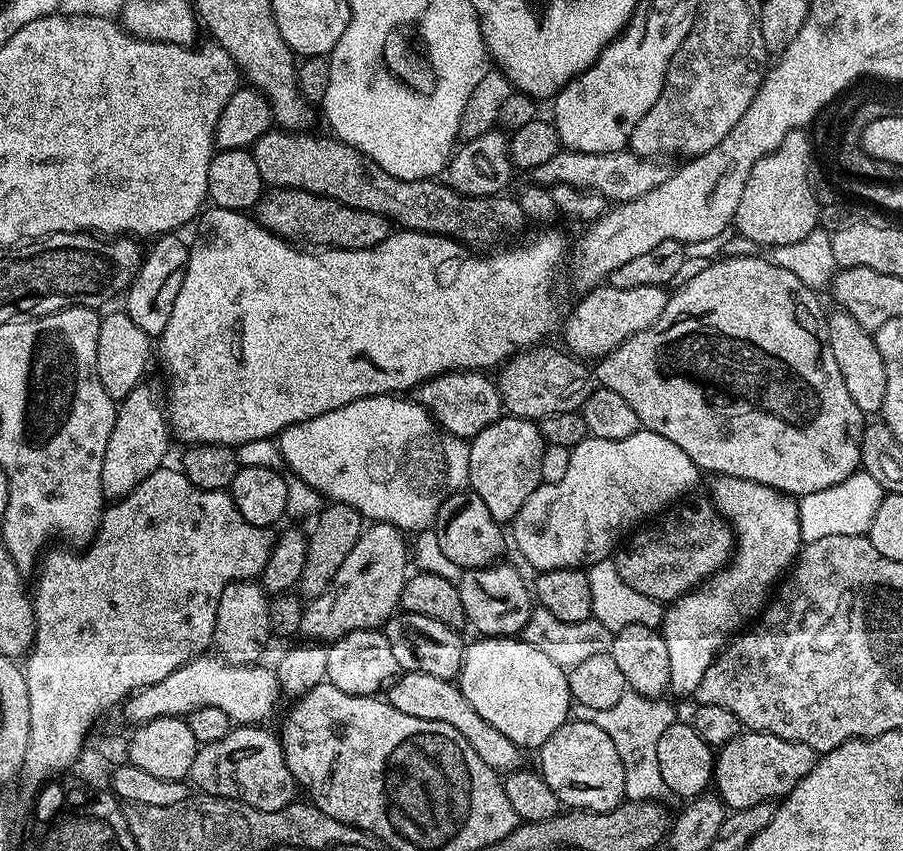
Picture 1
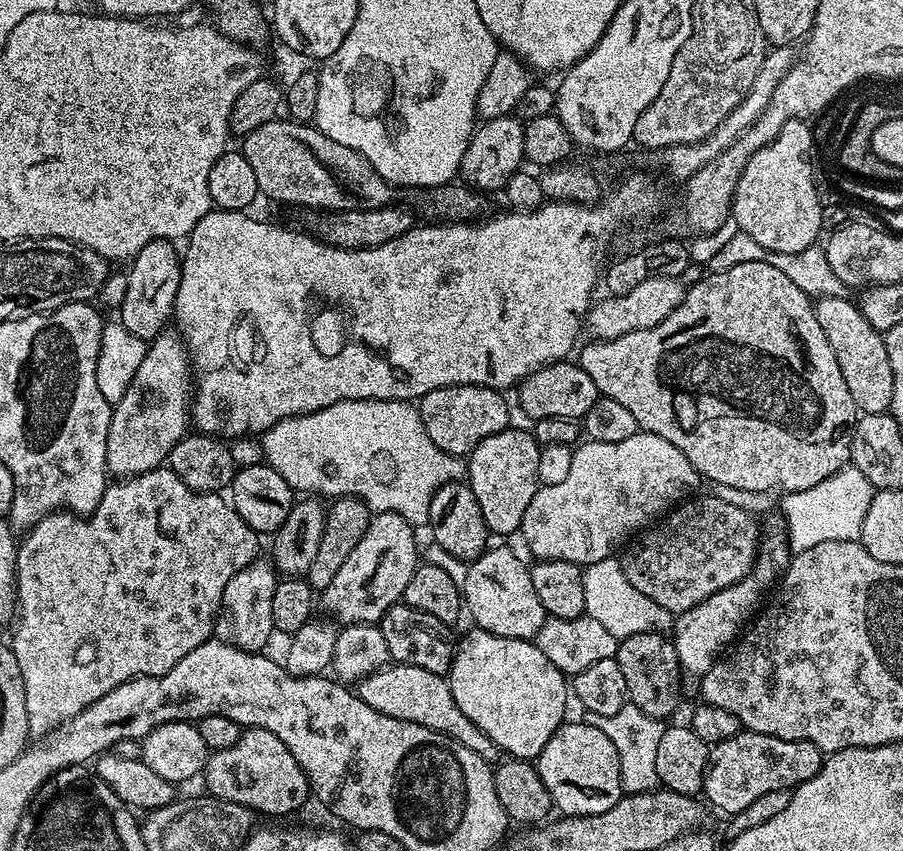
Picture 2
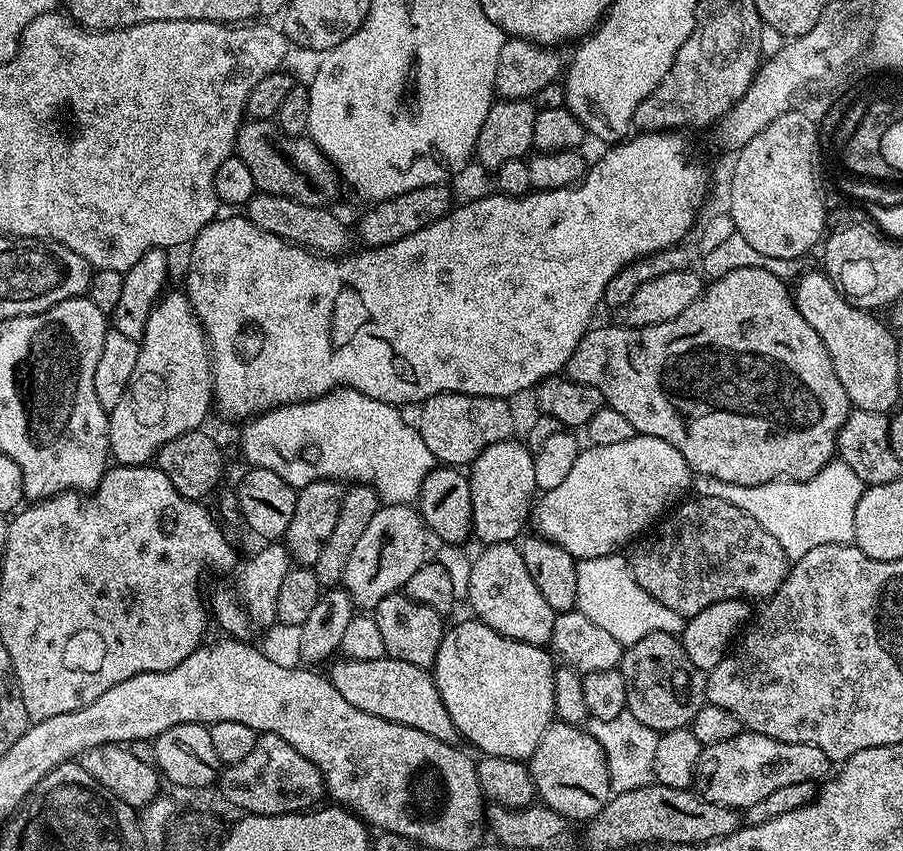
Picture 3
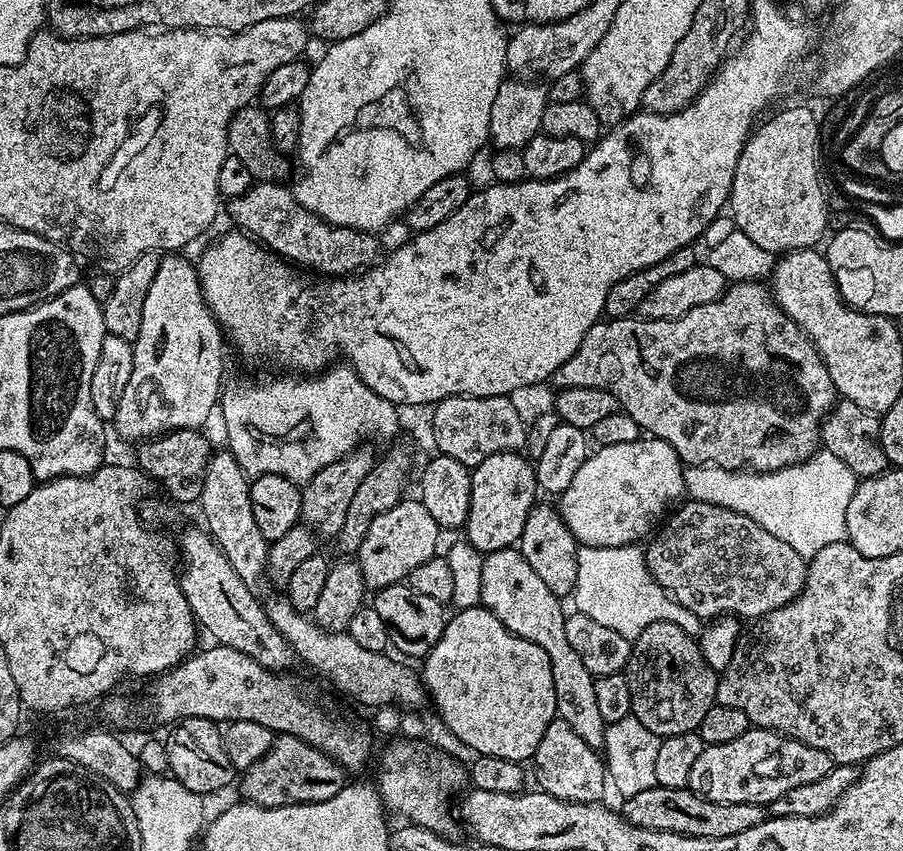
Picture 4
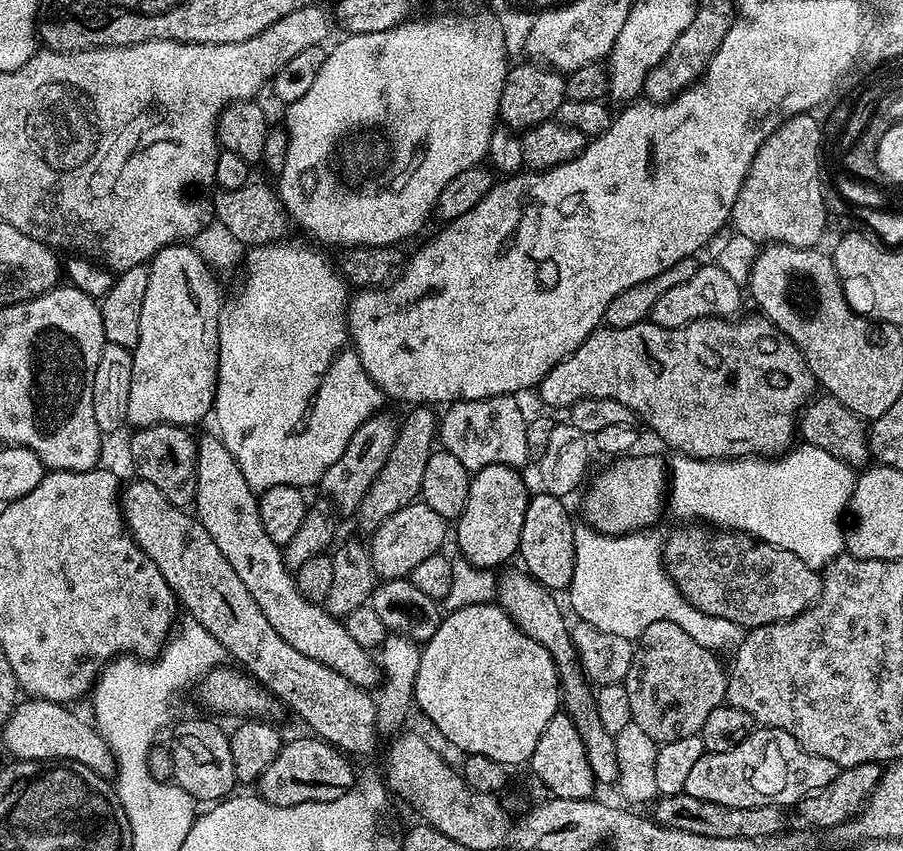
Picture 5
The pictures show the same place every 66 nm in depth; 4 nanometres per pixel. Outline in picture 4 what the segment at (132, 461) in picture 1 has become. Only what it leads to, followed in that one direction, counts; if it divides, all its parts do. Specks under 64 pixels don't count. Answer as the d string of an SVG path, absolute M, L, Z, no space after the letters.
M180 254L165 255L158 266L158 274L154 274L154 286L146 293L142 326L138 326L138 338L131 341L134 370L130 382L126 382L126 390L122 390L122 402L118 402L114 421L117 434L124 440L143 442L183 428L203 429L203 424L211 418L212 412L214 416L220 403L226 340L202 294L196 264L182 257Z

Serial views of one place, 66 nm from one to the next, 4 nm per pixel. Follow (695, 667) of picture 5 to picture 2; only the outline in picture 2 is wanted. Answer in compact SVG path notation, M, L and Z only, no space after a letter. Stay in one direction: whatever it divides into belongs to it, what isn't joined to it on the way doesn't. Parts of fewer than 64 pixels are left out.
M647 632L627 636L616 645L615 657L626 678L626 690L631 703L661 722L676 712L680 704L680 679L682 673L678 662L678 650L671 639L662 632Z

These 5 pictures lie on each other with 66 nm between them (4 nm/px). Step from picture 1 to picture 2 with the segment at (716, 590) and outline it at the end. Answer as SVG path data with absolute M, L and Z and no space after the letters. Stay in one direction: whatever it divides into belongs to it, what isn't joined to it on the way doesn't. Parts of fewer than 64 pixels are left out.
M772 532L769 536L767 533L761 539L756 562L752 565L752 571L746 574L746 578L742 578L734 586L726 586L718 590L710 598L698 602L698 606L675 617L670 639L678 650L681 673L688 675L689 672L690 675L696 676L695 678L703 678L715 666L725 649L745 631L749 621L761 611L760 599L763 598L764 591L781 579L784 569L788 567L789 559L790 545L785 533Z

